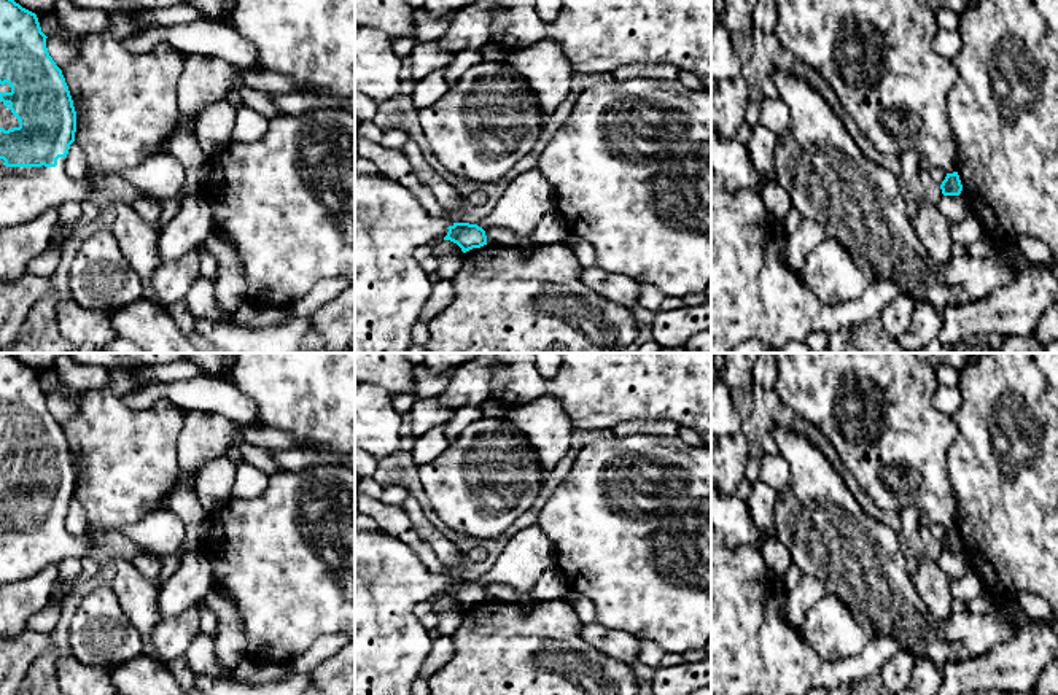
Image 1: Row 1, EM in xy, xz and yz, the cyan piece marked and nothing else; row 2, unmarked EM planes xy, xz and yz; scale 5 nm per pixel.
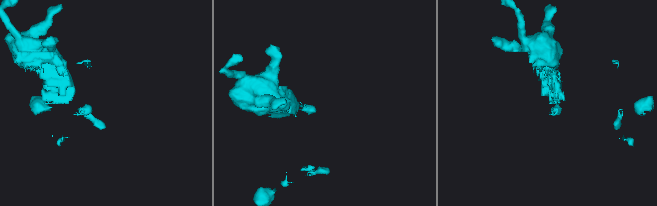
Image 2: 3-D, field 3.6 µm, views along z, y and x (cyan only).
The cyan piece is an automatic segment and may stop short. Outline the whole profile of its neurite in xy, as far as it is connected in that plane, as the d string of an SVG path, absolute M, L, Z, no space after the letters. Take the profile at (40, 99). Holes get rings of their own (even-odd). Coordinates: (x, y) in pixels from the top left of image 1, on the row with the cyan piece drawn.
M0 0L0 231L29 223L65 202L81 204L92 188L92 178L75 180L65 169L75 142L76 111L62 70L48 52L46 38L35 13L14 0Z

